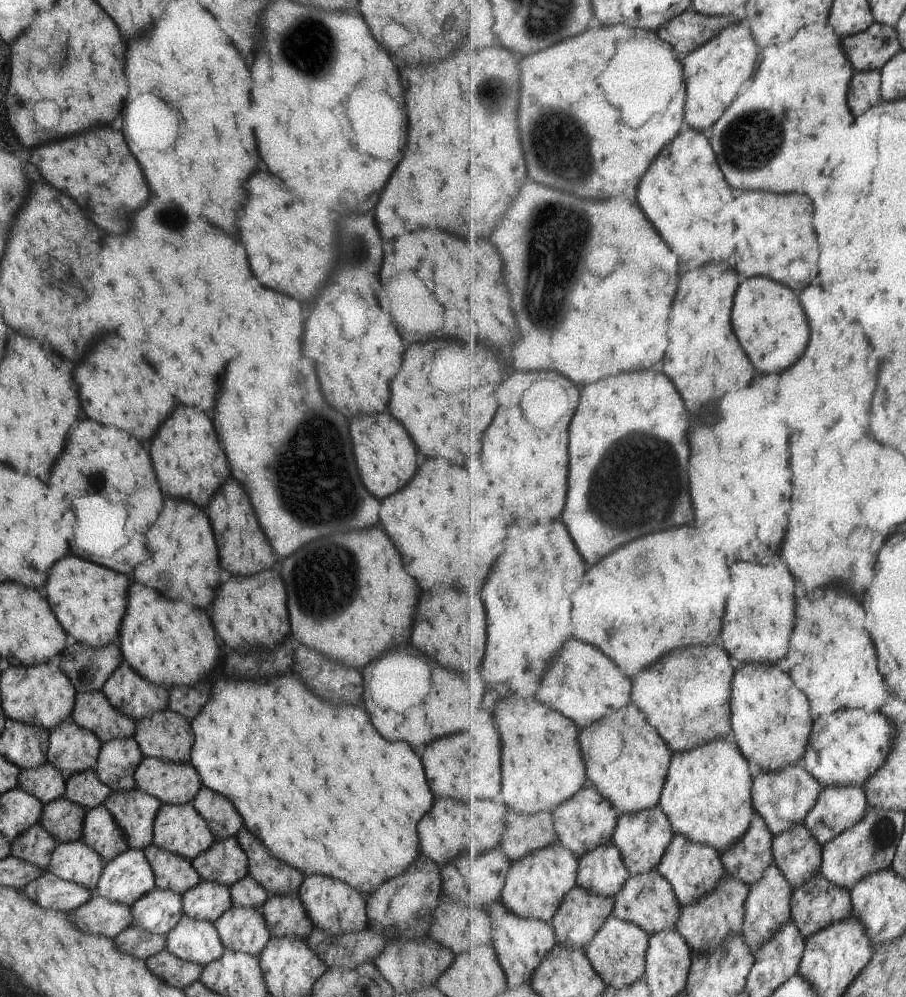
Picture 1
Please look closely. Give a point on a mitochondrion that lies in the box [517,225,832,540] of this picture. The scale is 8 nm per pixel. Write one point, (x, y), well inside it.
(630, 453)

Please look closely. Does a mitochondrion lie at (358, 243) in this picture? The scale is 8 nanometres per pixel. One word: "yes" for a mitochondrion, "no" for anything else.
yes

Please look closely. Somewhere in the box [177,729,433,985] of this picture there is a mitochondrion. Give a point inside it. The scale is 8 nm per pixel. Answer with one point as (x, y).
(418, 921)

